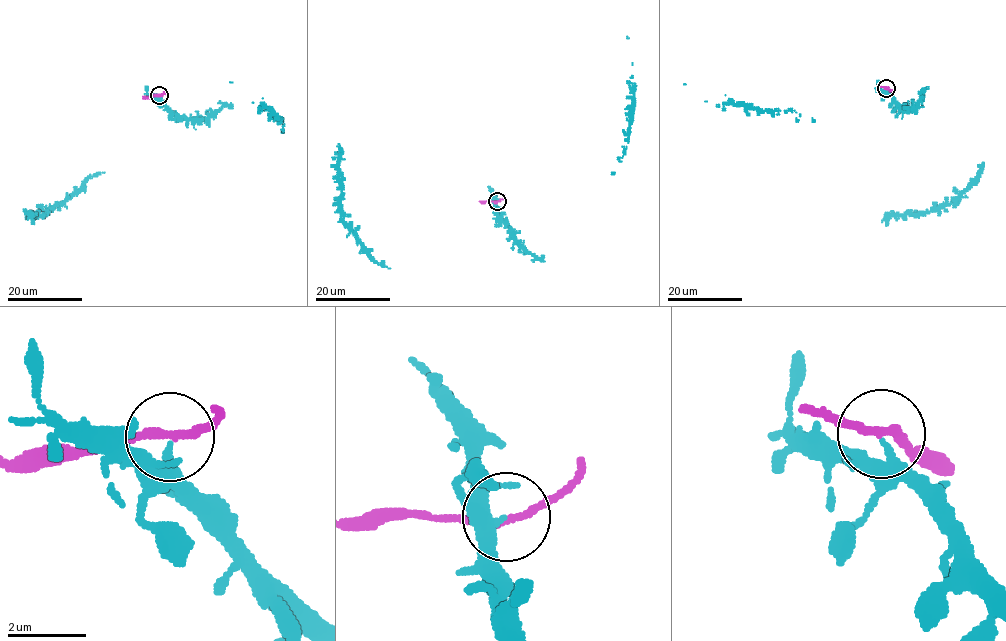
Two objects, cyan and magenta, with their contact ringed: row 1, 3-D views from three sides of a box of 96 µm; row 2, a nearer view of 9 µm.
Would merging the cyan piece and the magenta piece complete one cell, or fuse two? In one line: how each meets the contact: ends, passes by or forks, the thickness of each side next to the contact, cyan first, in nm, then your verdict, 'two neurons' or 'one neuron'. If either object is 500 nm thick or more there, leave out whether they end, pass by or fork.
cyan passes by | magenta passes by | 200/190 nm | two neurons

